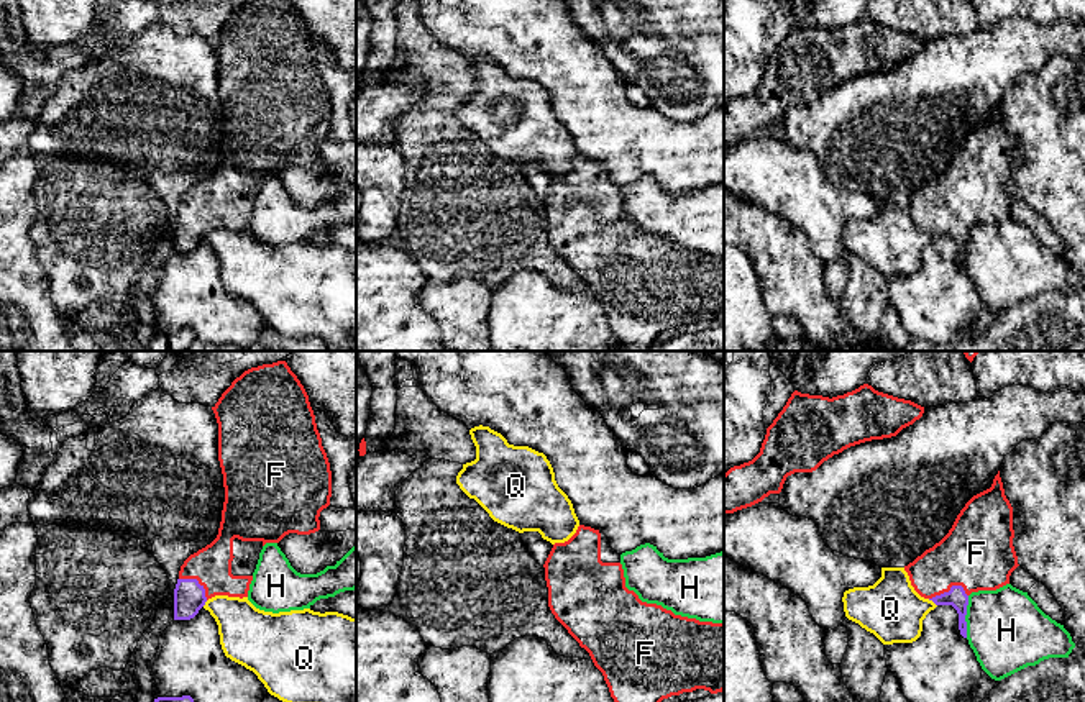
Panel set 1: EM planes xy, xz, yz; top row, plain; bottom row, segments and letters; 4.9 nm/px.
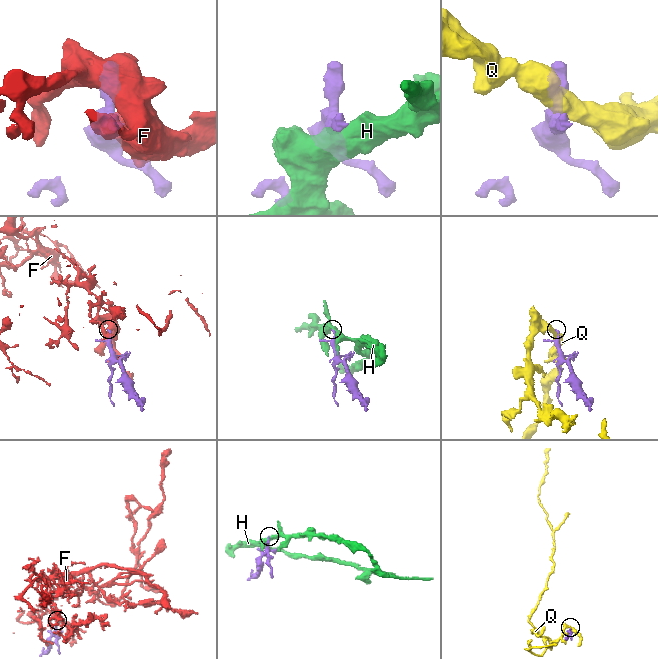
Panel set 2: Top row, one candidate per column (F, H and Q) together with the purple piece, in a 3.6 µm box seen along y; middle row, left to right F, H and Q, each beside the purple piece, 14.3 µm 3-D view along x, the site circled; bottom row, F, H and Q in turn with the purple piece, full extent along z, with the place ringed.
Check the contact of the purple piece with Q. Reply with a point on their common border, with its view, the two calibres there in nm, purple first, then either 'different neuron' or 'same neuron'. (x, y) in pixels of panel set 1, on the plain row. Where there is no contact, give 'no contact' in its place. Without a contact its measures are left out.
yz (933, 233) | 90/300 nm | different neuron

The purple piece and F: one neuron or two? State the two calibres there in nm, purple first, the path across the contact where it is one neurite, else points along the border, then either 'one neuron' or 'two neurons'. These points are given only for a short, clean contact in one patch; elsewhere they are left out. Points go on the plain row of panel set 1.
90 nm thick on the purple side, 360 nm on the other; runs through yz (956, 230), (951, 222), (951, 212), (977, 186); one neuron

